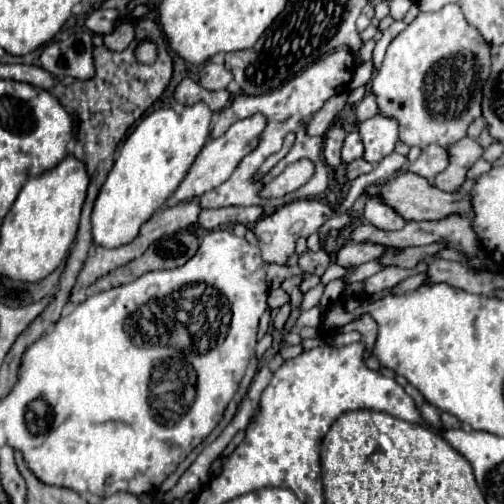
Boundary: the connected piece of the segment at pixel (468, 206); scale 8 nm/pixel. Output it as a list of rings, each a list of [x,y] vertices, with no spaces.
[[[404,172],[404,174],[398,174],[394,180],[390,180],[388,184],[384,186],[370,186],[368,188],[368,194],[380,194],[384,198],[386,204],[390,204],[396,212],[400,212],[406,220],[416,220],[416,222],[422,222],[422,220],[442,220],[450,214],[460,214],[460,216],[468,216],[468,218],[474,218],[474,210],[472,210],[472,196],[468,192],[444,192],[440,188],[436,188],[430,180],[418,176],[418,174],[412,174],[412,172]]]

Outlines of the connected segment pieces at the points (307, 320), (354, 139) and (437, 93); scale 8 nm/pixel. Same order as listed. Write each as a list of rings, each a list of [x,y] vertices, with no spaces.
[[[314,306],[310,310],[302,310],[300,316],[298,316],[298,320],[296,320],[296,324],[294,324],[294,328],[300,330],[306,324],[308,326],[318,326],[320,324],[320,316],[322,316],[322,310],[318,306]]]
[[[350,132],[344,140],[344,148],[342,148],[342,162],[348,164],[352,160],[358,160],[362,158],[364,154],[364,146],[362,146],[362,140],[360,140],[360,134],[358,132]]]
[[[448,4],[438,12],[420,12],[404,32],[388,46],[380,70],[372,78],[372,92],[378,98],[380,114],[396,118],[400,124],[400,140],[408,146],[426,148],[430,144],[452,146],[466,136],[468,126],[482,116],[482,88],[490,76],[490,44],[470,26],[456,4]]]

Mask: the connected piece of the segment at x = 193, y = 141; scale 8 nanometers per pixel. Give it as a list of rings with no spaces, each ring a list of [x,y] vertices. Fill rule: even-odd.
[[[174,102],[166,110],[156,110],[136,124],[122,144],[120,156],[94,202],[92,236],[96,246],[126,246],[140,234],[142,224],[166,204],[188,174],[194,158],[210,136],[210,118],[212,112],[204,102],[198,102],[196,106]]]

